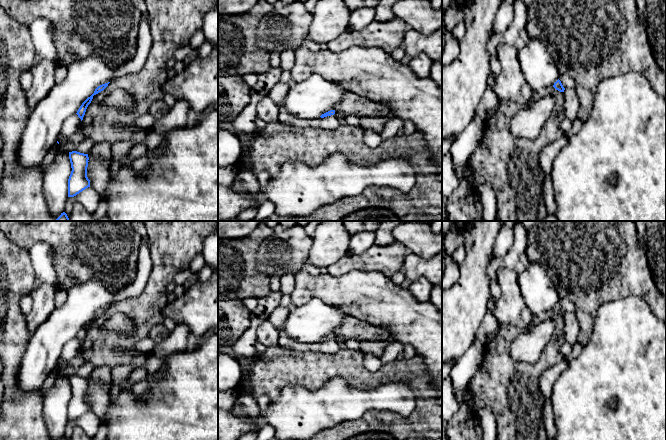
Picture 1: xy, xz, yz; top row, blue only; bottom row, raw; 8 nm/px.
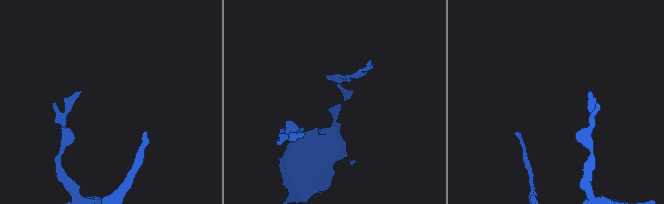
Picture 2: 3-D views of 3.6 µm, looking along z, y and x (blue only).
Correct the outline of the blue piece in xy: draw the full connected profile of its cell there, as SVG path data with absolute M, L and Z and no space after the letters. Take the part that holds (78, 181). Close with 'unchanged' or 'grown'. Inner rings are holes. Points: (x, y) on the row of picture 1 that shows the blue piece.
M77 151L69 152L71 174L68 179L68 197L74 197L86 188L90 187L87 177L88 154Z; unchanged

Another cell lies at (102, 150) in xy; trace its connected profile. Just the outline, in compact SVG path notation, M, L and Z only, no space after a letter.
M107 141L95 143L89 151L89 155L93 158L110 159L112 156L111 148L112 144Z

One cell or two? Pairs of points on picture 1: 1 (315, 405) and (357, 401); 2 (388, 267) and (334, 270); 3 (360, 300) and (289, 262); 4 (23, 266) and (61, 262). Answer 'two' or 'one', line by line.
1: one
2: one
3: two
4: two

